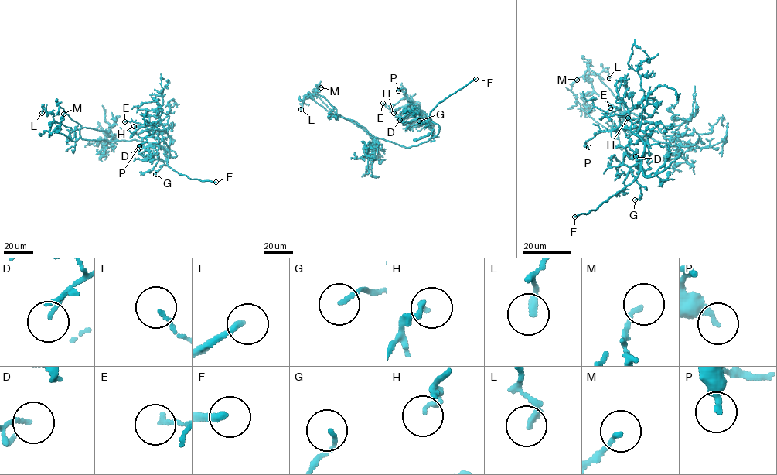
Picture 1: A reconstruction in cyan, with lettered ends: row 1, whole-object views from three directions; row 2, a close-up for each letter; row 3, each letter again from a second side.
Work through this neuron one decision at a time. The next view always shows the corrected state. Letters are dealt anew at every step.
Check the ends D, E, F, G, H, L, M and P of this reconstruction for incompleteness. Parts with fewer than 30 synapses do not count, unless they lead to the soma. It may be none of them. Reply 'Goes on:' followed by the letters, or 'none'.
Goes on: F

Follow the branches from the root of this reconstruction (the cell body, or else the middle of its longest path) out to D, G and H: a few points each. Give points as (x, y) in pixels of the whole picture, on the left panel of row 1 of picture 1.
D: (128, 141), (163, 146), (176, 155), (171, 156), (163, 141), (157, 150), (149, 147), (138, 149)
G: (128, 141), (154, 143), (175, 153), (172, 157), (161, 141), (157, 152), (164, 164), (155, 174)
H: (128, 141), (163, 146), (176, 155), (172, 157), (169, 153), (170, 138), (159, 120), (137, 130), (134, 126)

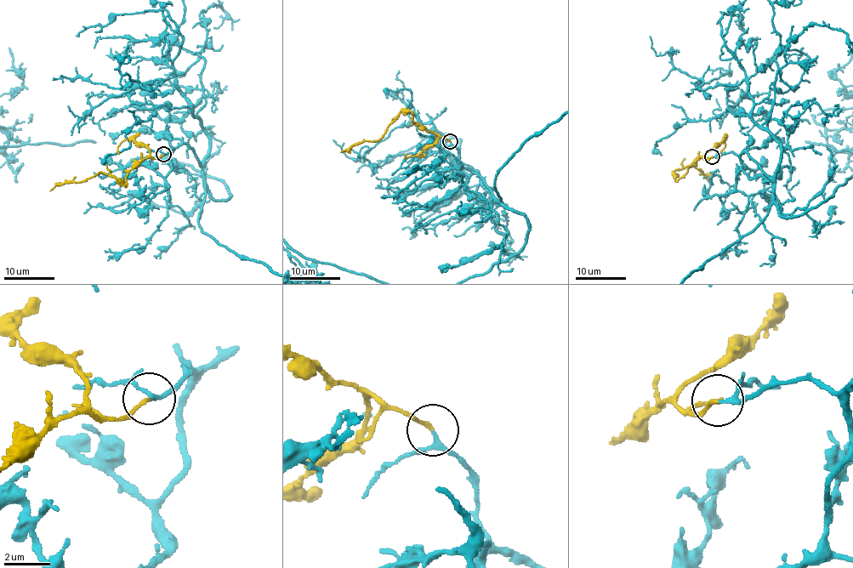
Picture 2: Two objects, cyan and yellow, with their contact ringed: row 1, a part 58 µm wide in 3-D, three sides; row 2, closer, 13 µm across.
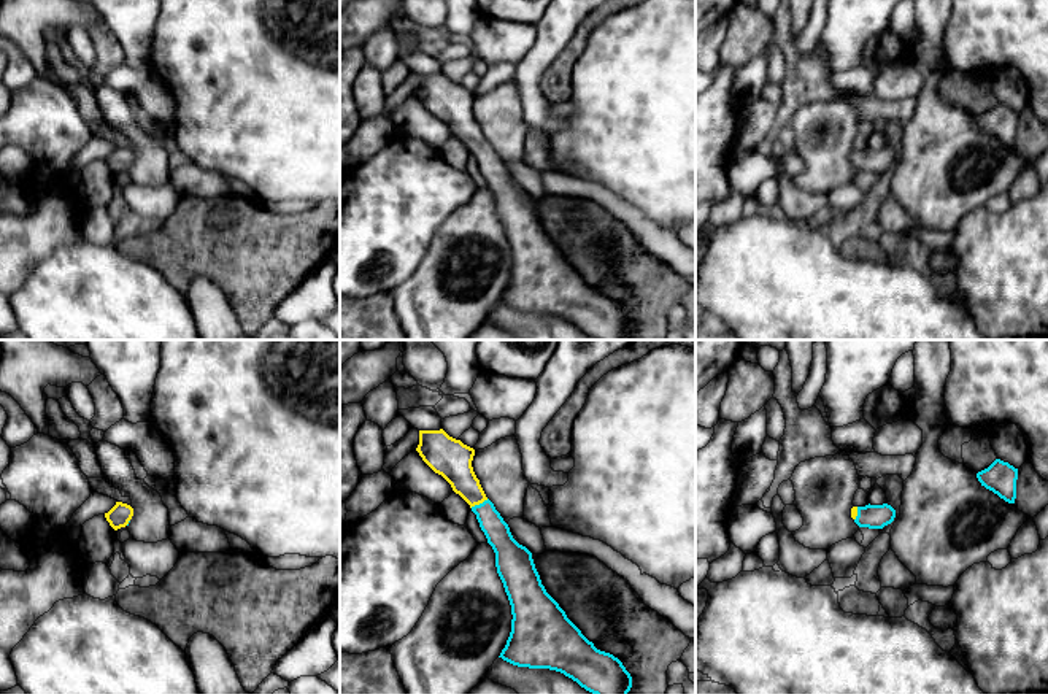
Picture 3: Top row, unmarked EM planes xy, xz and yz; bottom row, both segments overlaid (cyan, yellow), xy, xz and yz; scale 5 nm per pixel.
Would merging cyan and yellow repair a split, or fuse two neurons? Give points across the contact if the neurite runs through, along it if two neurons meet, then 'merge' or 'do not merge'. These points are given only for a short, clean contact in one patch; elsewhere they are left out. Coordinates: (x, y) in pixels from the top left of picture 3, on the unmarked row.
way xz (497, 177), (480, 148), (453, 107); merge

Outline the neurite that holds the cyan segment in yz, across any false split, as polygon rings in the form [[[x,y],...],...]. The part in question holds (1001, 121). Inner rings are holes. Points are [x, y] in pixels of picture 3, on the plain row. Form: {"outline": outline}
{"outline": [[[996,103],[988,113],[977,118],[978,125],[986,133],[997,138],[1008,148],[1015,148],[1016,143],[1016,124],[1018,124],[1018,113]]]}

